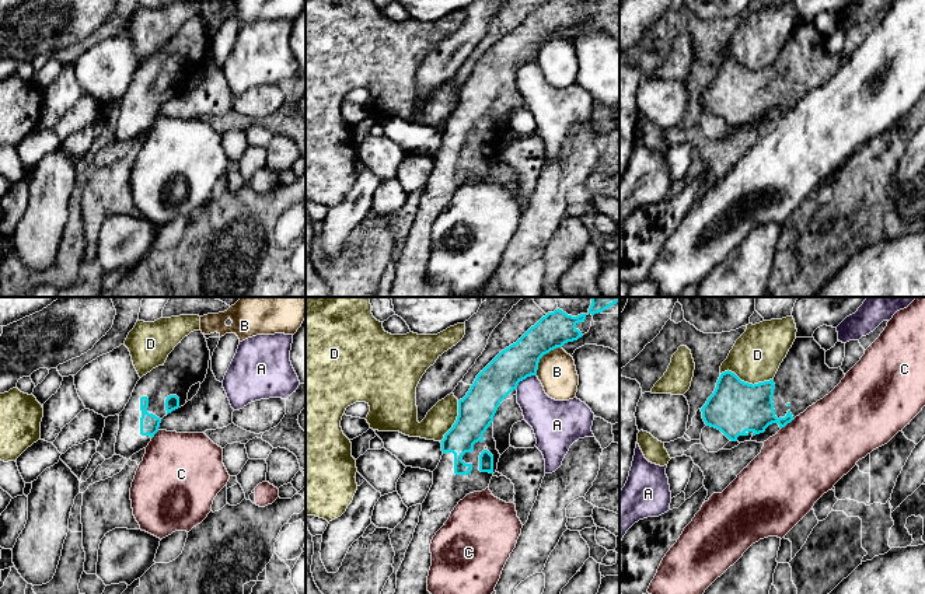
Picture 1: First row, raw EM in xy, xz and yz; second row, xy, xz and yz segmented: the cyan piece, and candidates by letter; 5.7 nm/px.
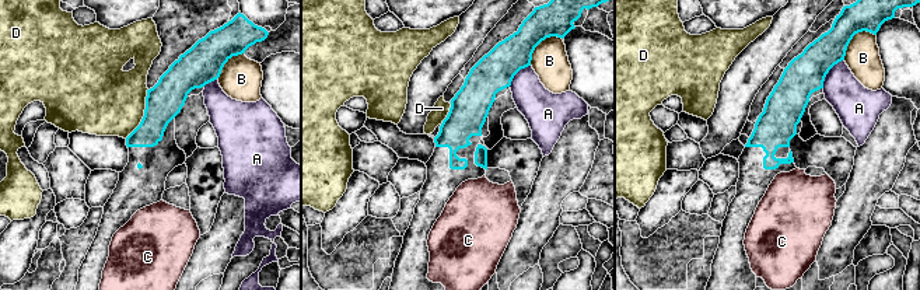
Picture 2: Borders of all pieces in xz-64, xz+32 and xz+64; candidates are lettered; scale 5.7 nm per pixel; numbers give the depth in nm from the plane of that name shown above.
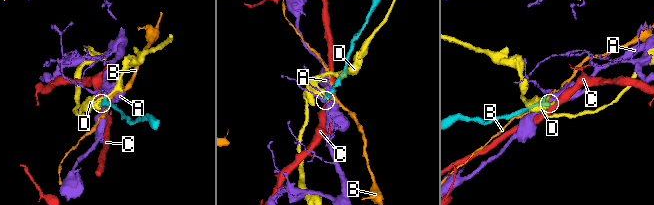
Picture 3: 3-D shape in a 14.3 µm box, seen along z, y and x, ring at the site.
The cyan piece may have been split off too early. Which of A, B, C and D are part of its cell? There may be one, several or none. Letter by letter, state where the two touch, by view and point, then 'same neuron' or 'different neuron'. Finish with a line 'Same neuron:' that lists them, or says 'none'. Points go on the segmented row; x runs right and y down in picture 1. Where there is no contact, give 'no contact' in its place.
A: contact xz (524, 378); different neuron
B: contact xz (543, 355); different neuron
C: contact yz (786, 423); different neuron
D: contact yz (747, 383); different neuron
Same neuron: none

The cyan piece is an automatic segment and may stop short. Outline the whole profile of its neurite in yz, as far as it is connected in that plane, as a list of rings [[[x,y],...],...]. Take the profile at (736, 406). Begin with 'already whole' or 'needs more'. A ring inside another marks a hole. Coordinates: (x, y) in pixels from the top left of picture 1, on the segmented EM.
needs more; [[[813,336],[796,338],[769,381],[753,385],[729,370],[722,373],[701,409],[702,419],[732,441],[750,441],[772,423],[785,427],[828,395],[844,377],[841,367],[825,364],[825,350]]]

